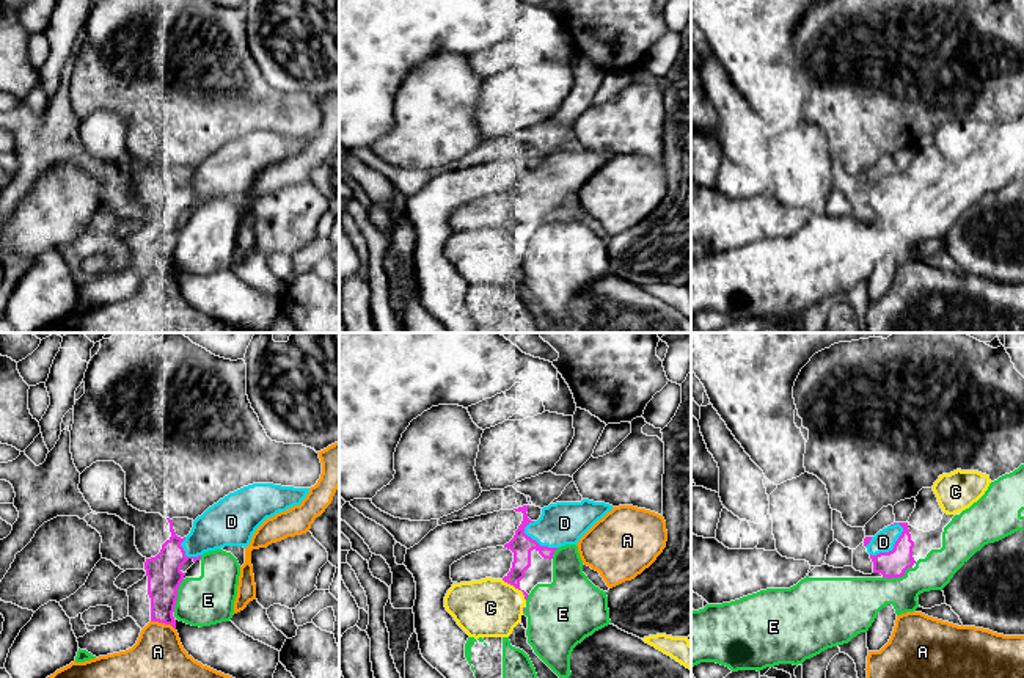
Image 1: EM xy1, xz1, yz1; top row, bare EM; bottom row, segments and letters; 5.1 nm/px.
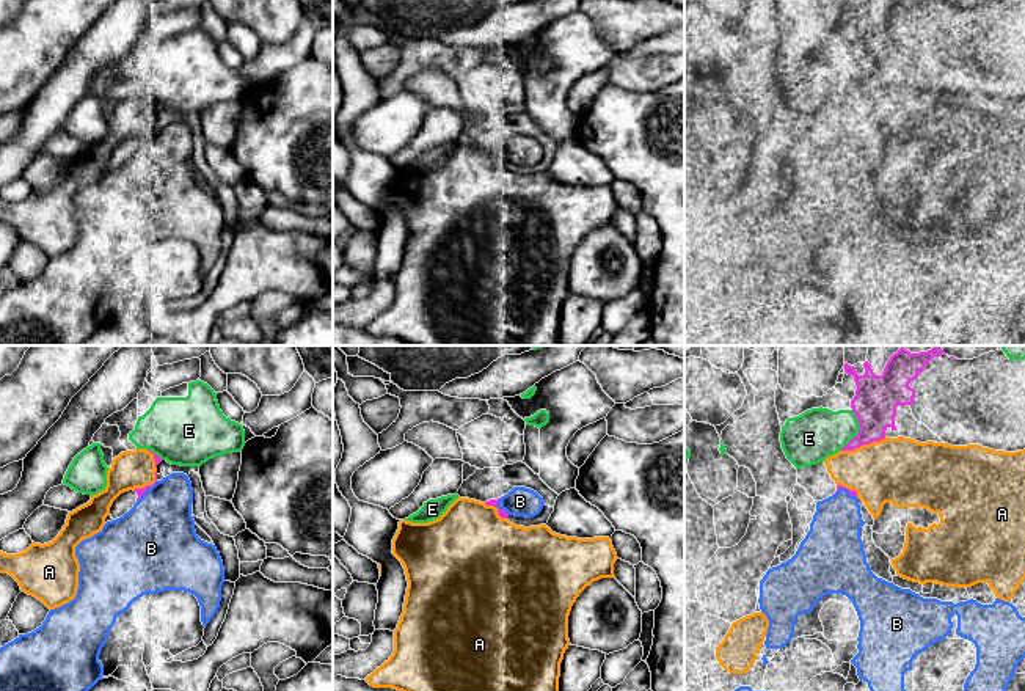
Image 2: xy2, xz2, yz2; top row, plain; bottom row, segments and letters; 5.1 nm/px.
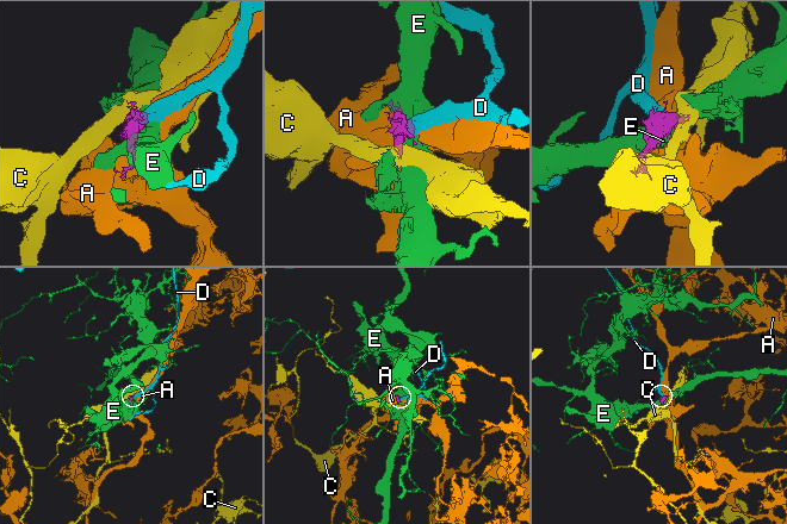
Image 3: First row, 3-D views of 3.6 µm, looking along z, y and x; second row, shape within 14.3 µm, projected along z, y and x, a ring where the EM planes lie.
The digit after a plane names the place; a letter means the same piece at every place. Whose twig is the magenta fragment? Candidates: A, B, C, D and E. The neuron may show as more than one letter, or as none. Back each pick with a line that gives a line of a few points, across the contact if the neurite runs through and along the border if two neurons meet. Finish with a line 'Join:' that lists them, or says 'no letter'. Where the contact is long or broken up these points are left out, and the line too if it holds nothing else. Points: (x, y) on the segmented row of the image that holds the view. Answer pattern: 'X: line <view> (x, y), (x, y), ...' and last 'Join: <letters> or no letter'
Join: D

